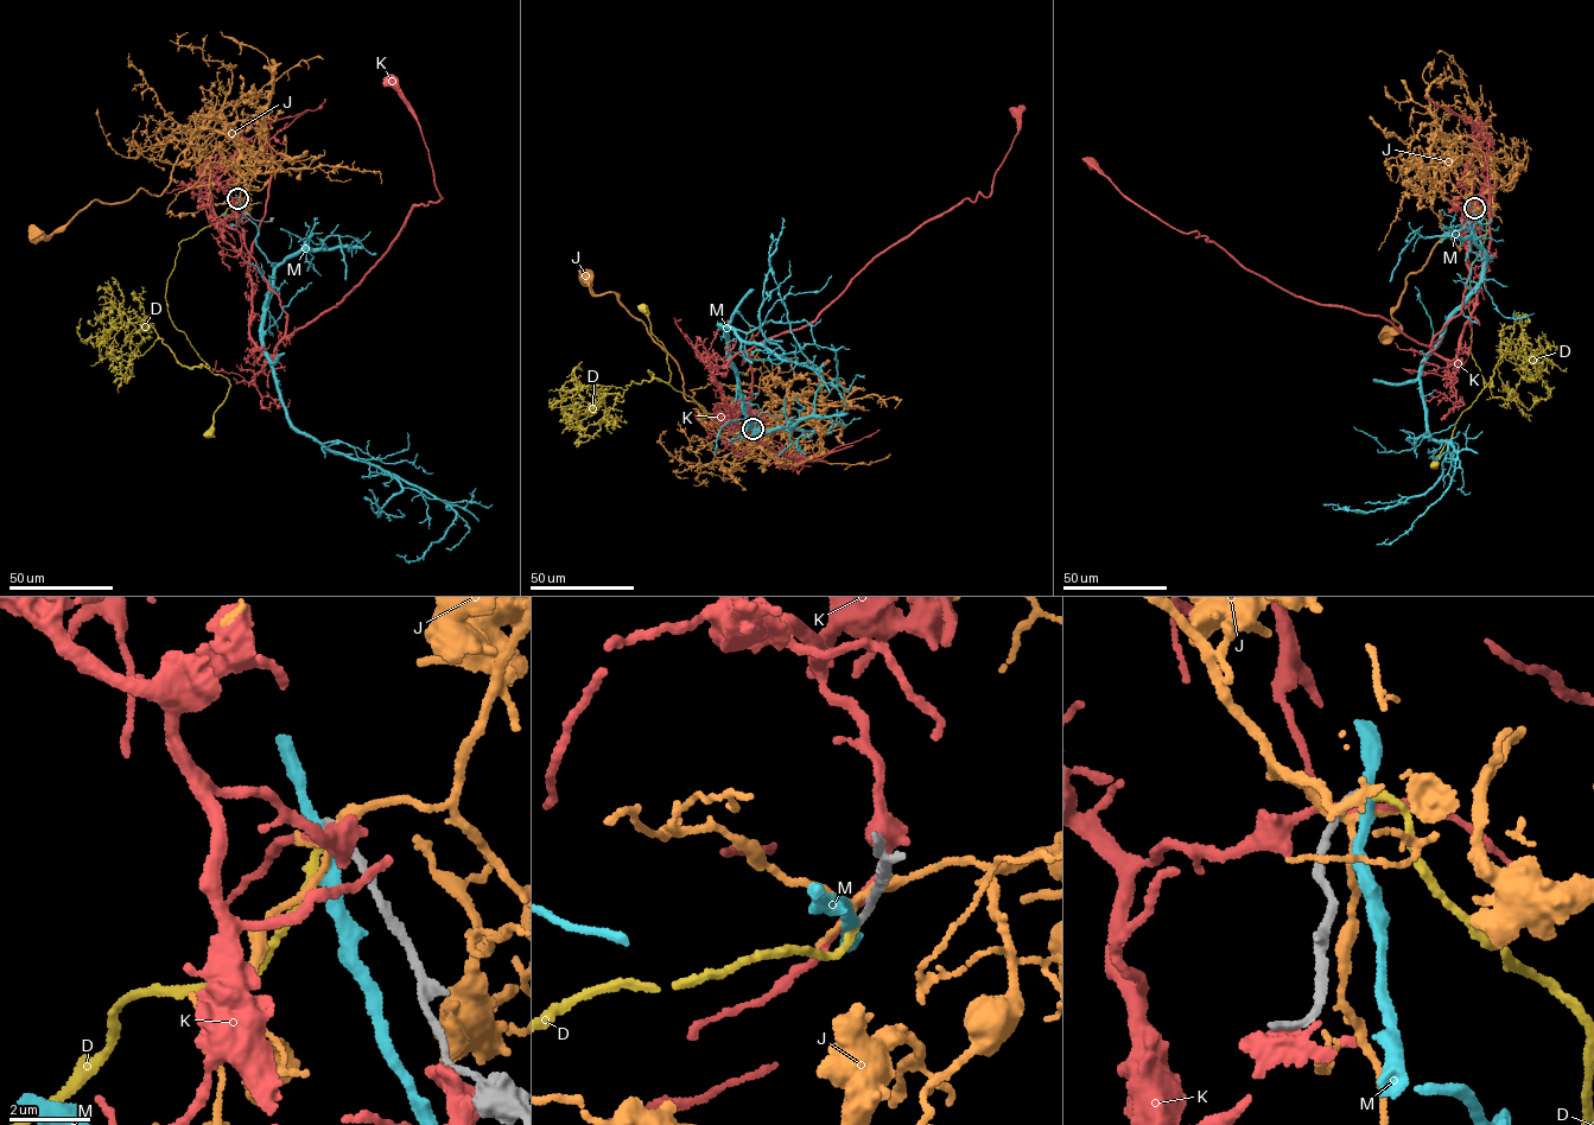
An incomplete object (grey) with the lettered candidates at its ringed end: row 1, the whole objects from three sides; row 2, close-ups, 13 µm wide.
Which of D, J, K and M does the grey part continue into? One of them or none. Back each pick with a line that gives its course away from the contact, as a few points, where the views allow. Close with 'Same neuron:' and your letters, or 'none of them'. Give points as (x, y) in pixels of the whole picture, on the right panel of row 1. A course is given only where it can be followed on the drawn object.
D: course (1474, 208), (1486, 220), (1486, 233), (1469, 273), (1469, 348), (1486, 386), (1461, 414), (1435, 464)
Same neuron: D

